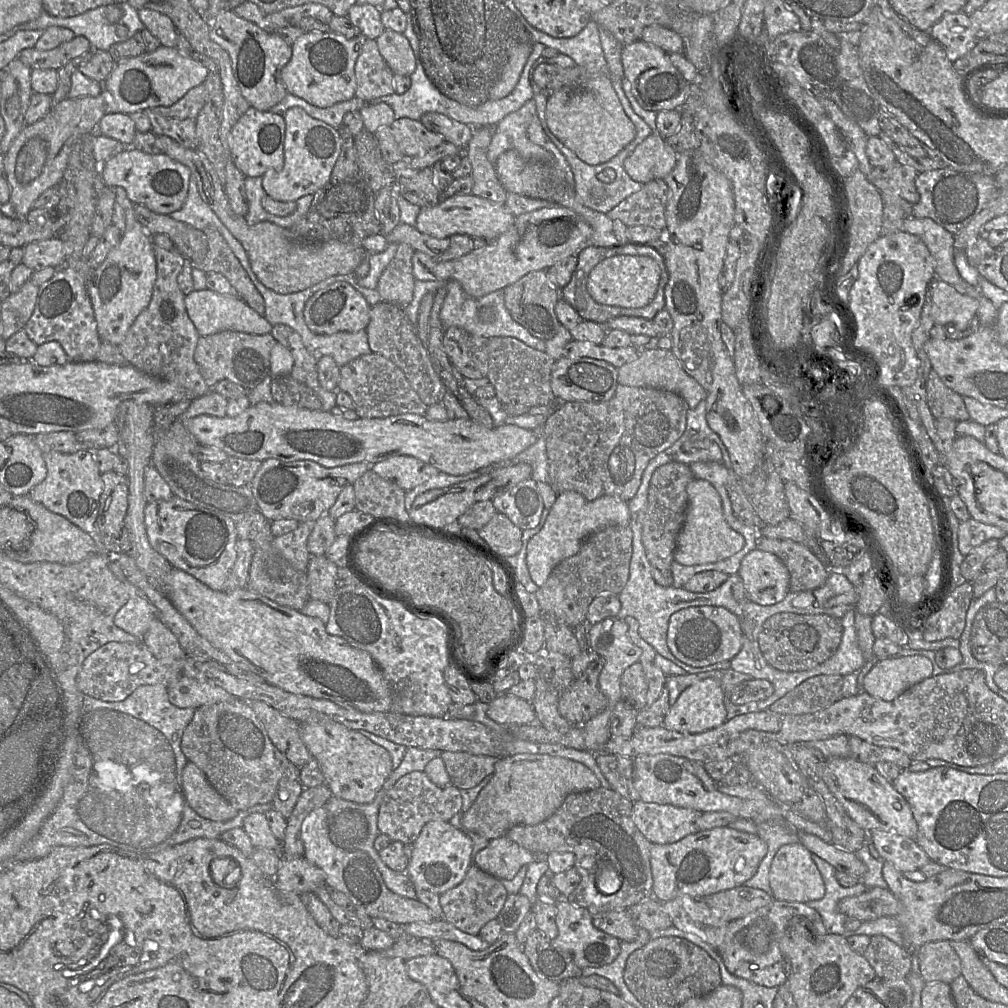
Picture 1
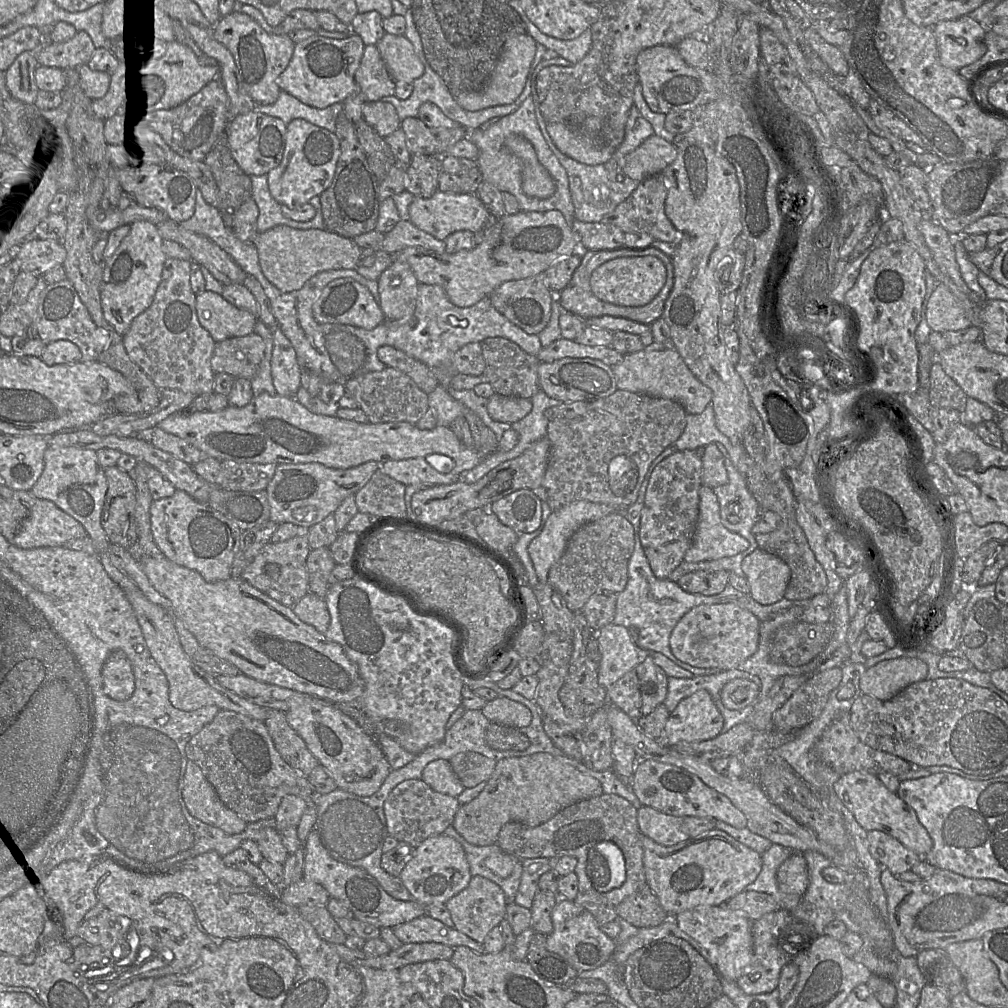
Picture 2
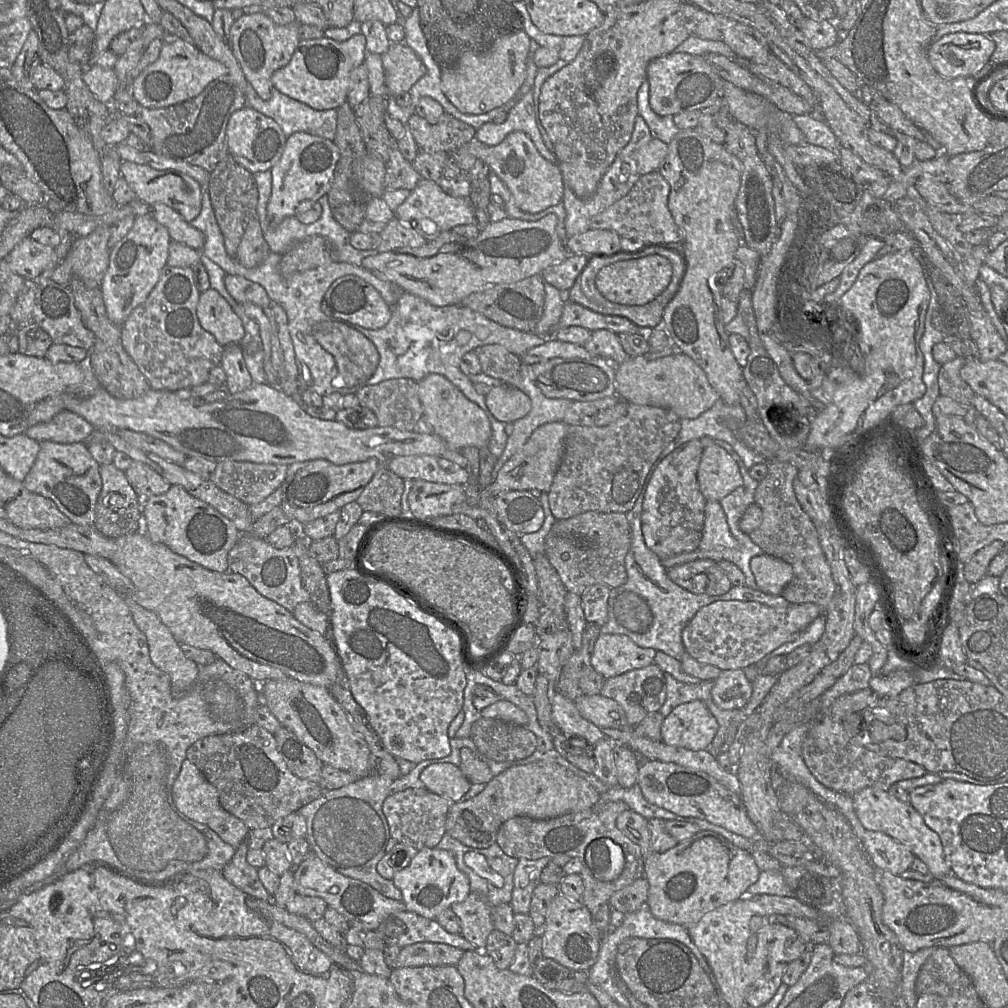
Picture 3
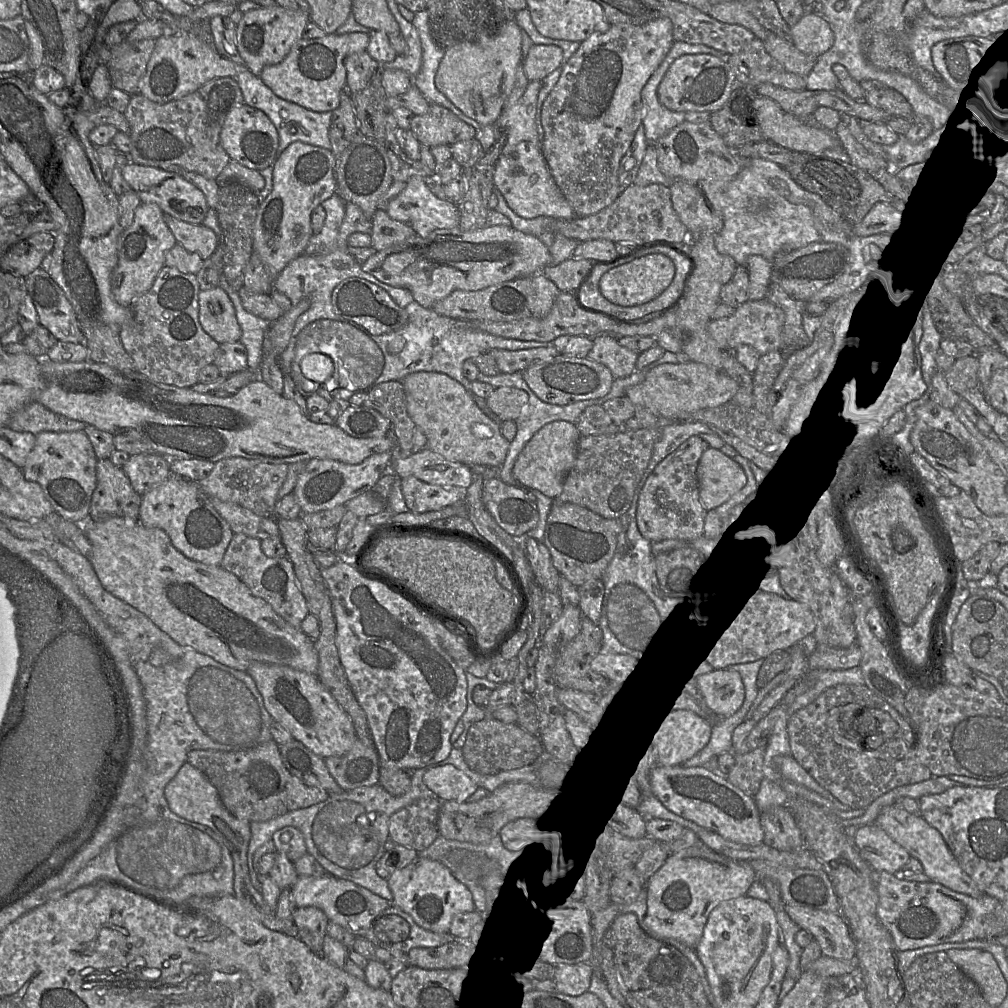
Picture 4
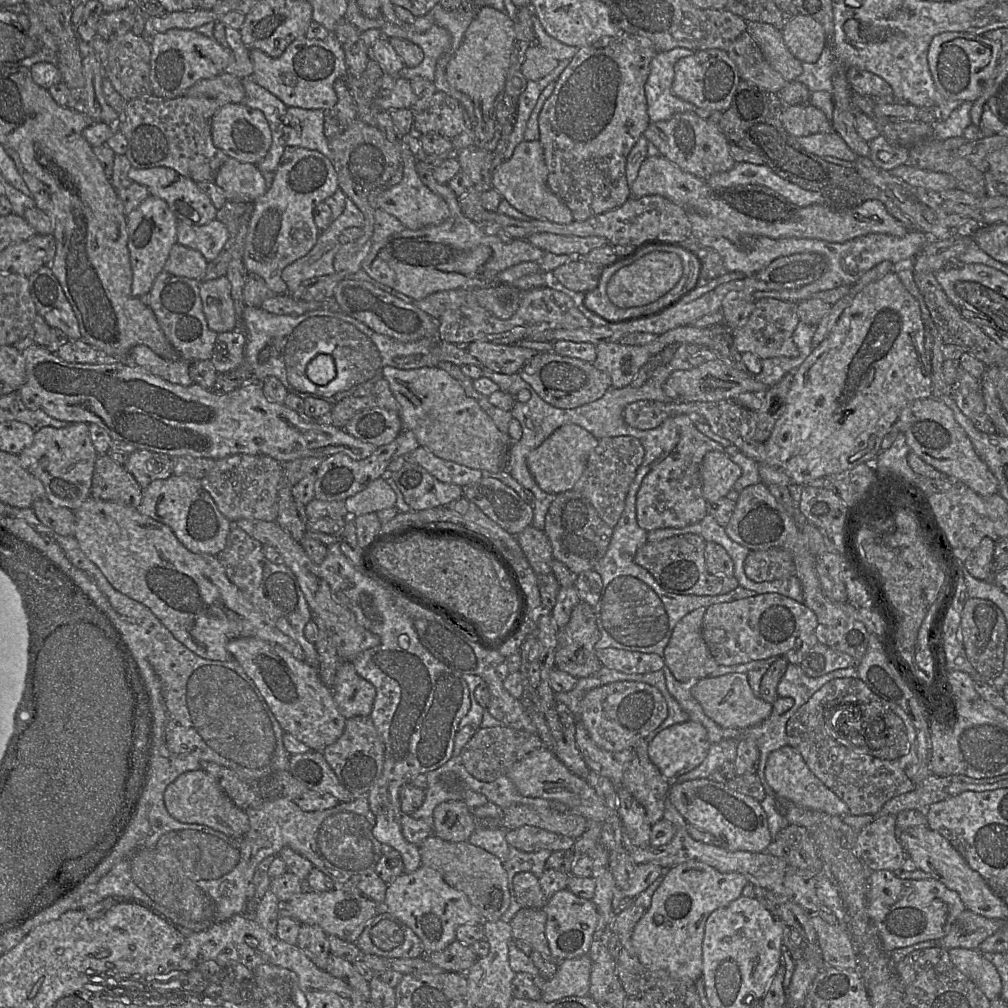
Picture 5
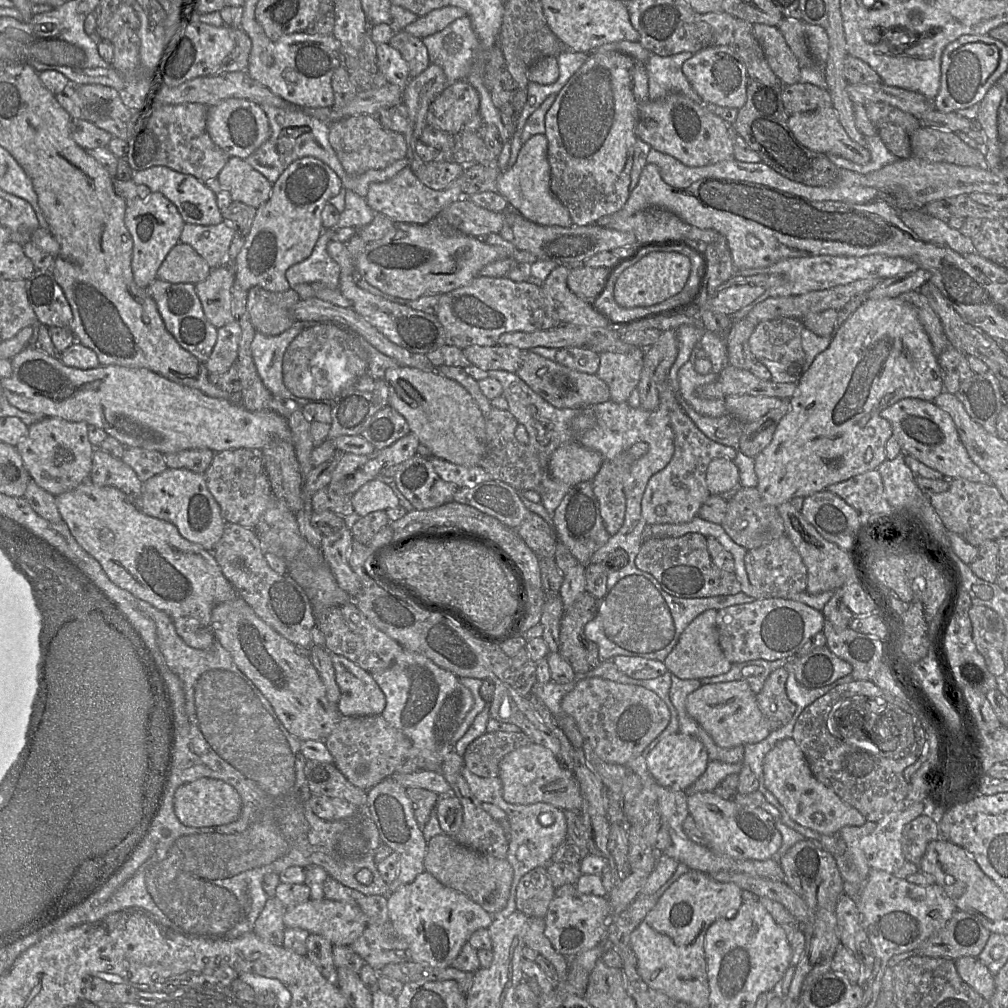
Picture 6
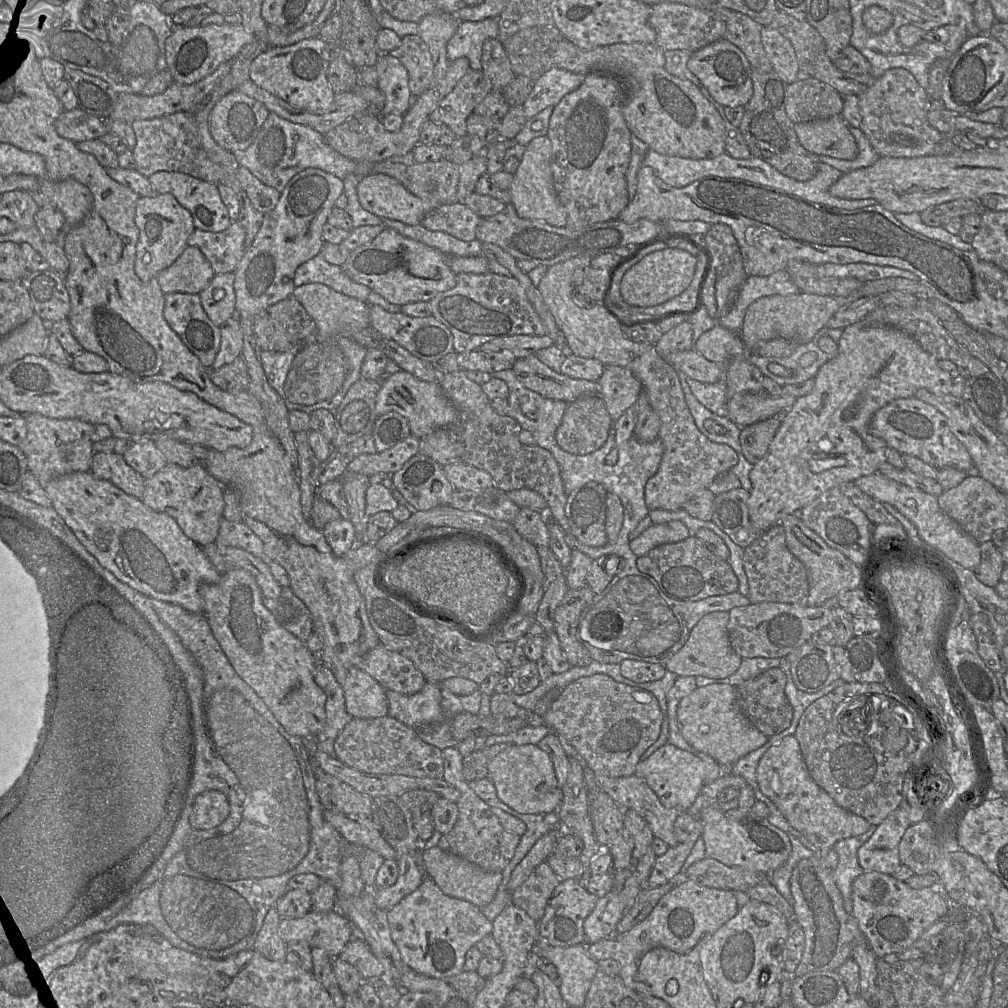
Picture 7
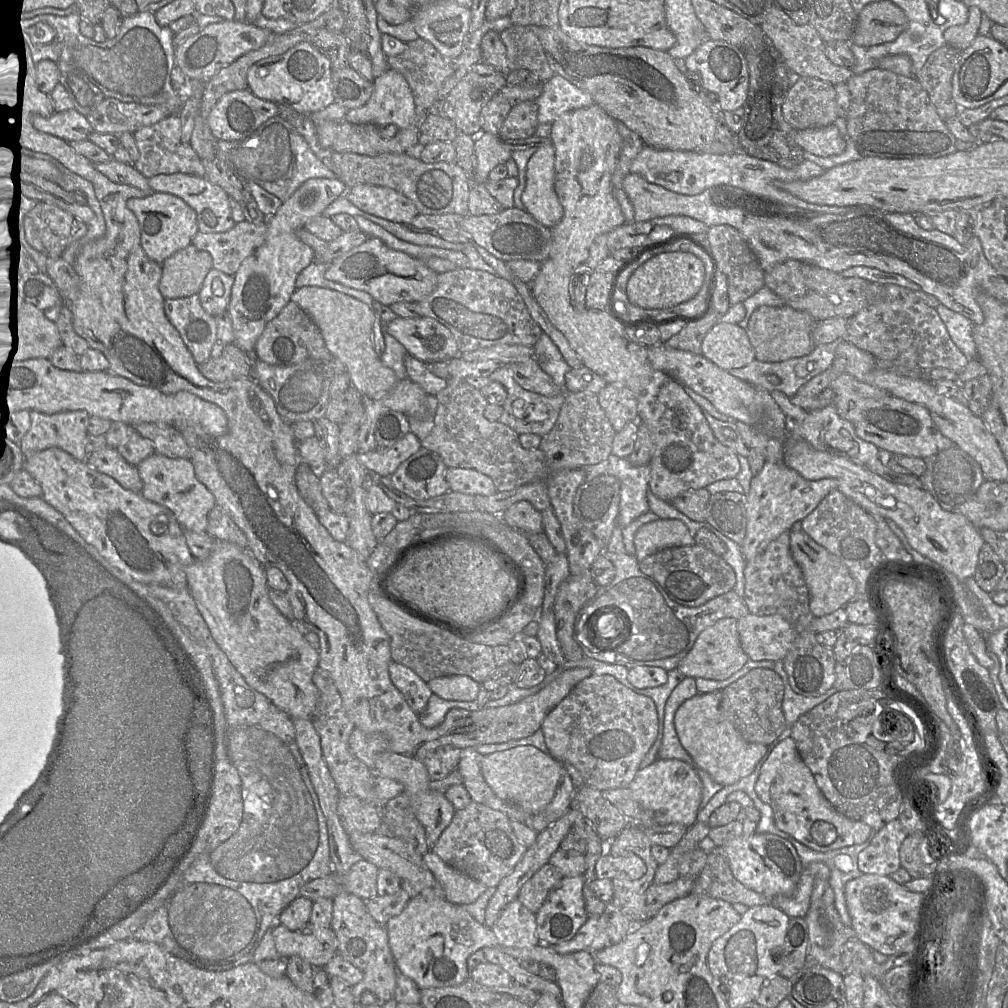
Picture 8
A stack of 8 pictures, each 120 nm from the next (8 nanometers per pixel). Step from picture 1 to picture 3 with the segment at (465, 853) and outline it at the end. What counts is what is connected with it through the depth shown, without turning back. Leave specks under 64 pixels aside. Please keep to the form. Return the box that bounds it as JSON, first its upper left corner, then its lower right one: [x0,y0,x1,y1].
[392,847,470,919]

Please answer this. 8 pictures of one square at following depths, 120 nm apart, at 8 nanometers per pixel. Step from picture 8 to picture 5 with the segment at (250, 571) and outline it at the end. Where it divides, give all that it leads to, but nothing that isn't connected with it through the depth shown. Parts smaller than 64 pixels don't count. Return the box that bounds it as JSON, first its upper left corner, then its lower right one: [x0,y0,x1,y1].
[227,637,346,751]

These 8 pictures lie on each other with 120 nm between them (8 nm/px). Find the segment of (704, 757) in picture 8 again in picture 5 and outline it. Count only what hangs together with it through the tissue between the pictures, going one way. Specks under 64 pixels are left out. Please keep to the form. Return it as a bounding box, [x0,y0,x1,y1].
[692,673,773,729]

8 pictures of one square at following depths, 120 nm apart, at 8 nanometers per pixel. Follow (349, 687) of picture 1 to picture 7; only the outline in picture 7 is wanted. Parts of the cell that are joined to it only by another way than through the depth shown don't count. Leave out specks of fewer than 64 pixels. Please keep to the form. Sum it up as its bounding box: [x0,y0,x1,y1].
[43,471,222,613]

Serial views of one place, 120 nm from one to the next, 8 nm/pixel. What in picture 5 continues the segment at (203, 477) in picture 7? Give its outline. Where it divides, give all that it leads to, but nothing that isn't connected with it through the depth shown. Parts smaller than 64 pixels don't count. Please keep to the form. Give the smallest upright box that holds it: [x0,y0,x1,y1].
[138,474,233,557]

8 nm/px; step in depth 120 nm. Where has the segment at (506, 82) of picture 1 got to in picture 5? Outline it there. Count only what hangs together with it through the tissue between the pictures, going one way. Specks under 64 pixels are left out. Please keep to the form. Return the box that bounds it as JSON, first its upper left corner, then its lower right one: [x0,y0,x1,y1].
[446,7,514,143]

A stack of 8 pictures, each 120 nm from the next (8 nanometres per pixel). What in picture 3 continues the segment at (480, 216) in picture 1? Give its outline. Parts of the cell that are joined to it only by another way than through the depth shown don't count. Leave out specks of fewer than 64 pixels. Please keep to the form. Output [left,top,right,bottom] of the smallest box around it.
[394,179,475,241]

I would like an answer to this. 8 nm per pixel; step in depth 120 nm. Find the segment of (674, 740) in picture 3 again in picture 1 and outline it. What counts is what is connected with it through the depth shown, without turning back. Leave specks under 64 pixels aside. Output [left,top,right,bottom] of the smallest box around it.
[663,678,727,734]

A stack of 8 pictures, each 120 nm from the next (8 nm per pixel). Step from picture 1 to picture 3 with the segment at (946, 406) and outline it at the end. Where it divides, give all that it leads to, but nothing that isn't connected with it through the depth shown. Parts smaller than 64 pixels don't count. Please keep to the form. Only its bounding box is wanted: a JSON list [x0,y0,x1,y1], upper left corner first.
[938,356,975,407]

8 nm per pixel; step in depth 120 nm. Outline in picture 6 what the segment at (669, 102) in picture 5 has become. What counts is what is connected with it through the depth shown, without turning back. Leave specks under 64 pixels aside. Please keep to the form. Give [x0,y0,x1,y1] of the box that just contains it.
[646,52,706,105]

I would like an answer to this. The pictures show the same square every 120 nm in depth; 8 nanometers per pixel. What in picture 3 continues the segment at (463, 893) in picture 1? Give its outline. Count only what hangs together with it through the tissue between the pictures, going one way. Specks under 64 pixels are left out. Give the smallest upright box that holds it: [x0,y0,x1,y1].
[450,892,494,951]

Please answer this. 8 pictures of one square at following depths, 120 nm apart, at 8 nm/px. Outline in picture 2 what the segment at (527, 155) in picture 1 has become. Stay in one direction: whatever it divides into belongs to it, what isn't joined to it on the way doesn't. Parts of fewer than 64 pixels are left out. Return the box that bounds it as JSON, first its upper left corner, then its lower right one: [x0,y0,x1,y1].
[468,95,574,225]

